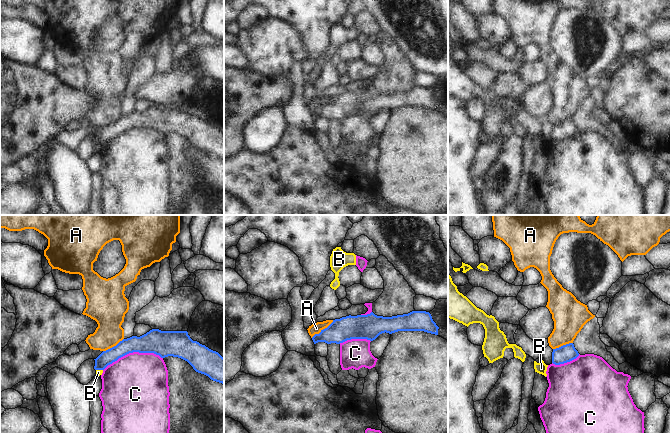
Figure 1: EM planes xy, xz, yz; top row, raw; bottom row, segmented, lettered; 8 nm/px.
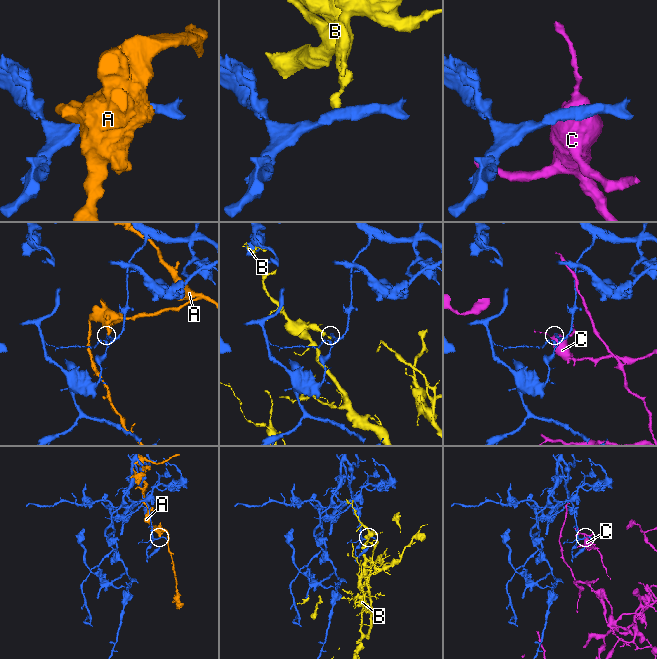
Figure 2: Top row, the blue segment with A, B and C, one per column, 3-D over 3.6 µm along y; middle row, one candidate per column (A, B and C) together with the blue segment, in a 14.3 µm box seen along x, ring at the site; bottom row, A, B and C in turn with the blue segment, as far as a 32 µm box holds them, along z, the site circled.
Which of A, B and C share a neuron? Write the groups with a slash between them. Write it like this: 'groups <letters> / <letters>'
groups A / B / C

